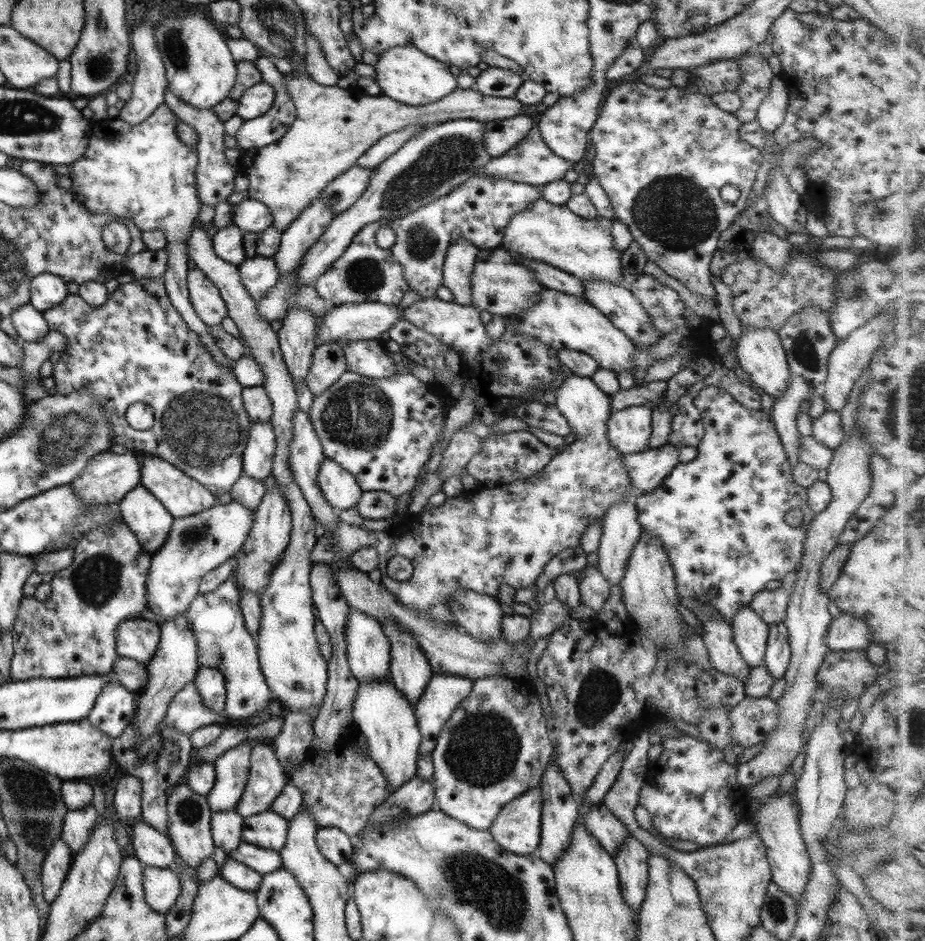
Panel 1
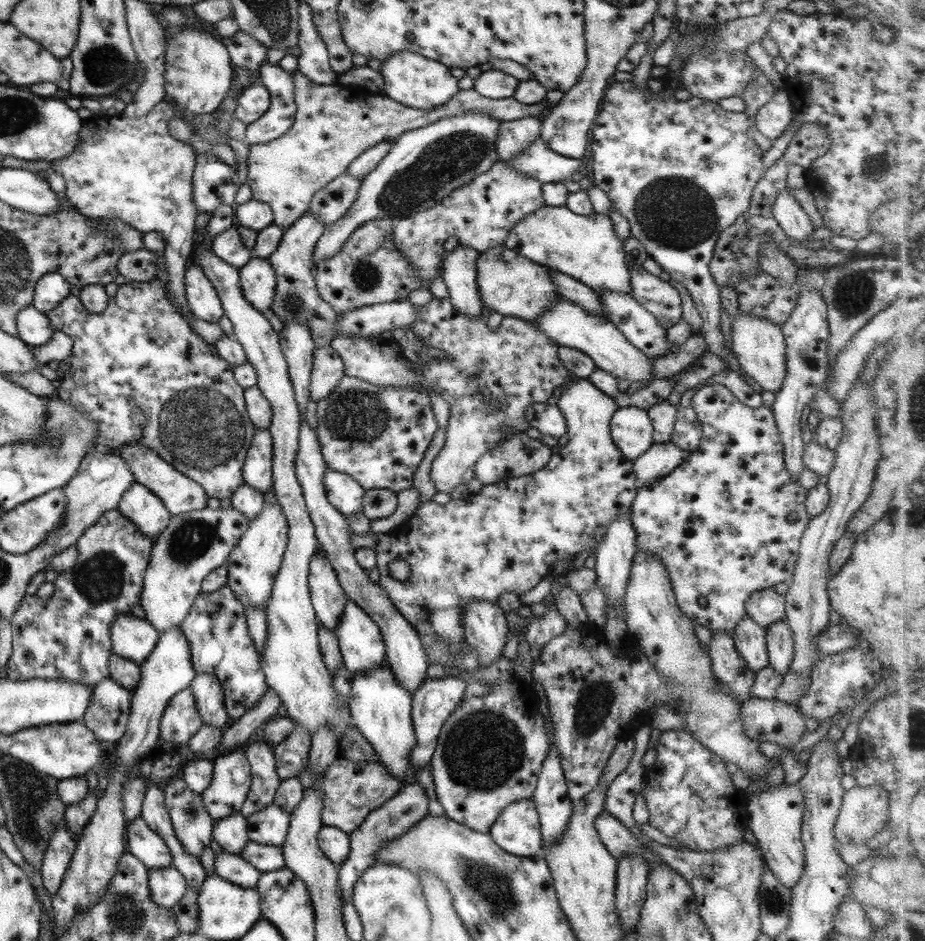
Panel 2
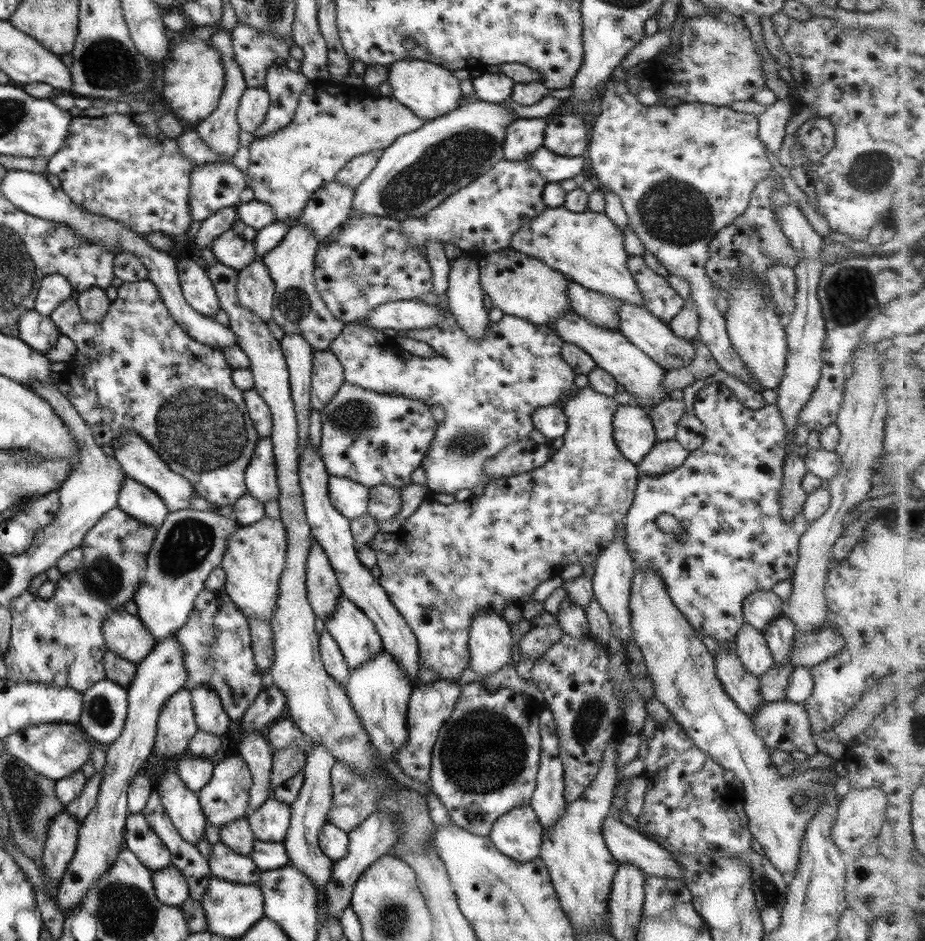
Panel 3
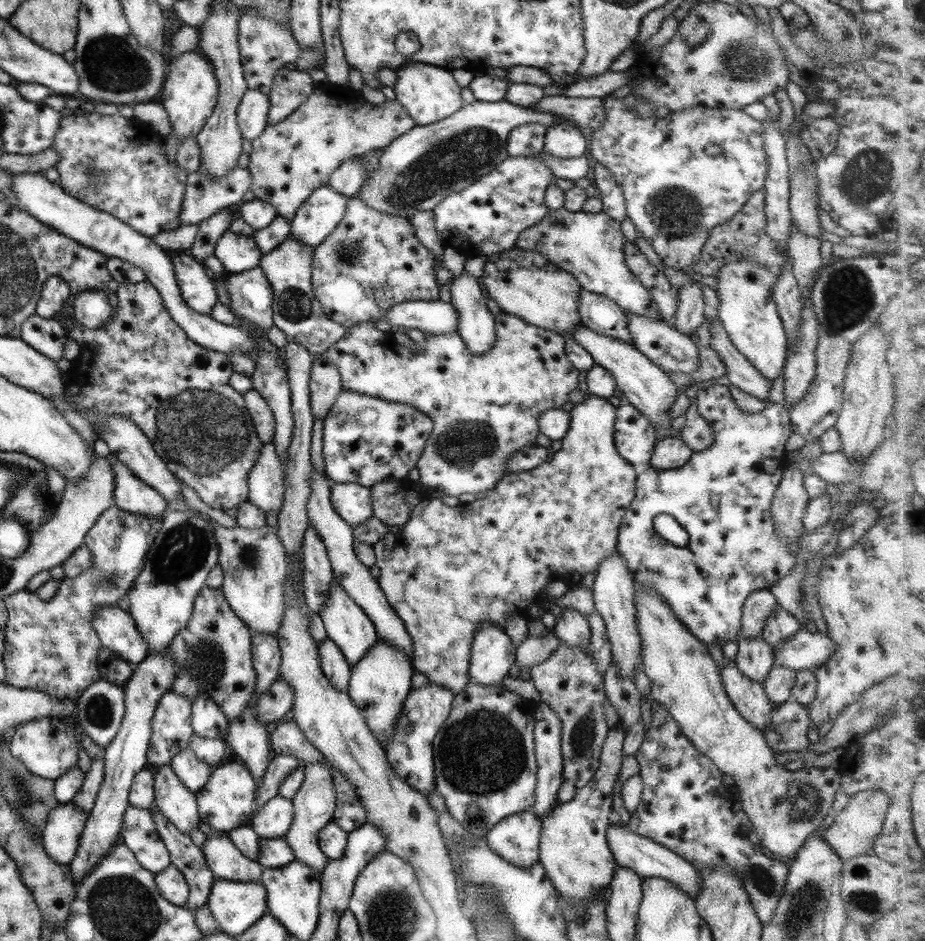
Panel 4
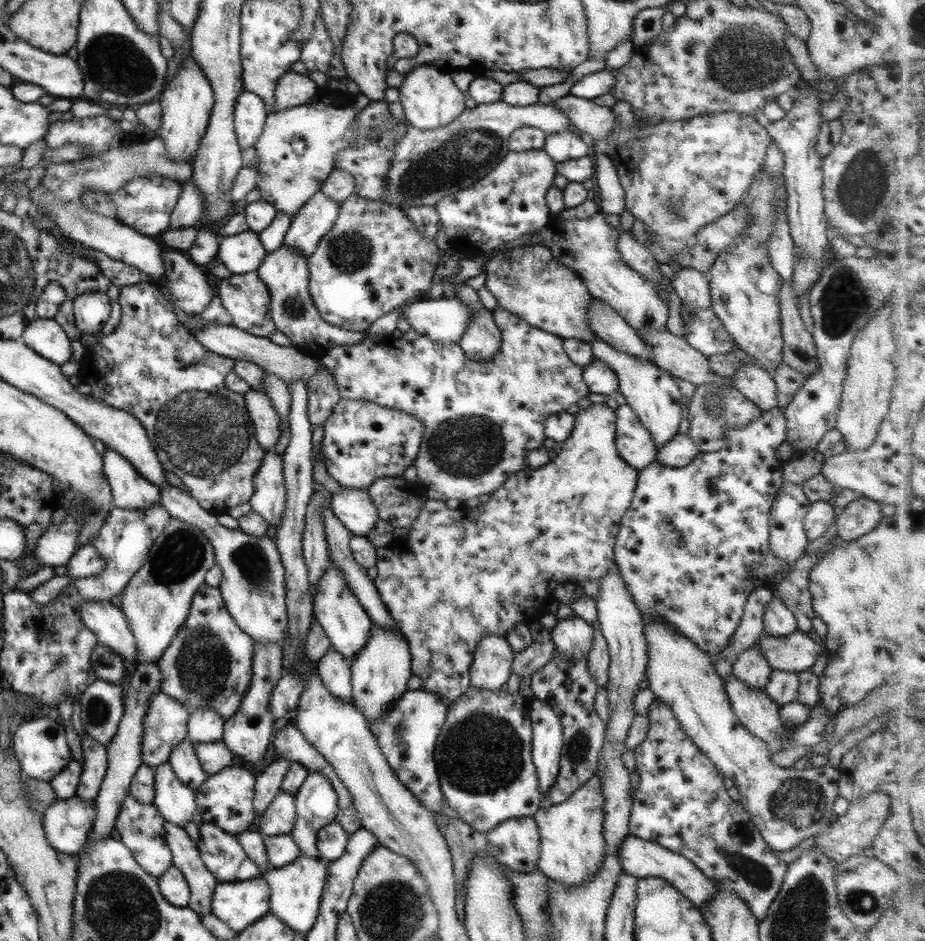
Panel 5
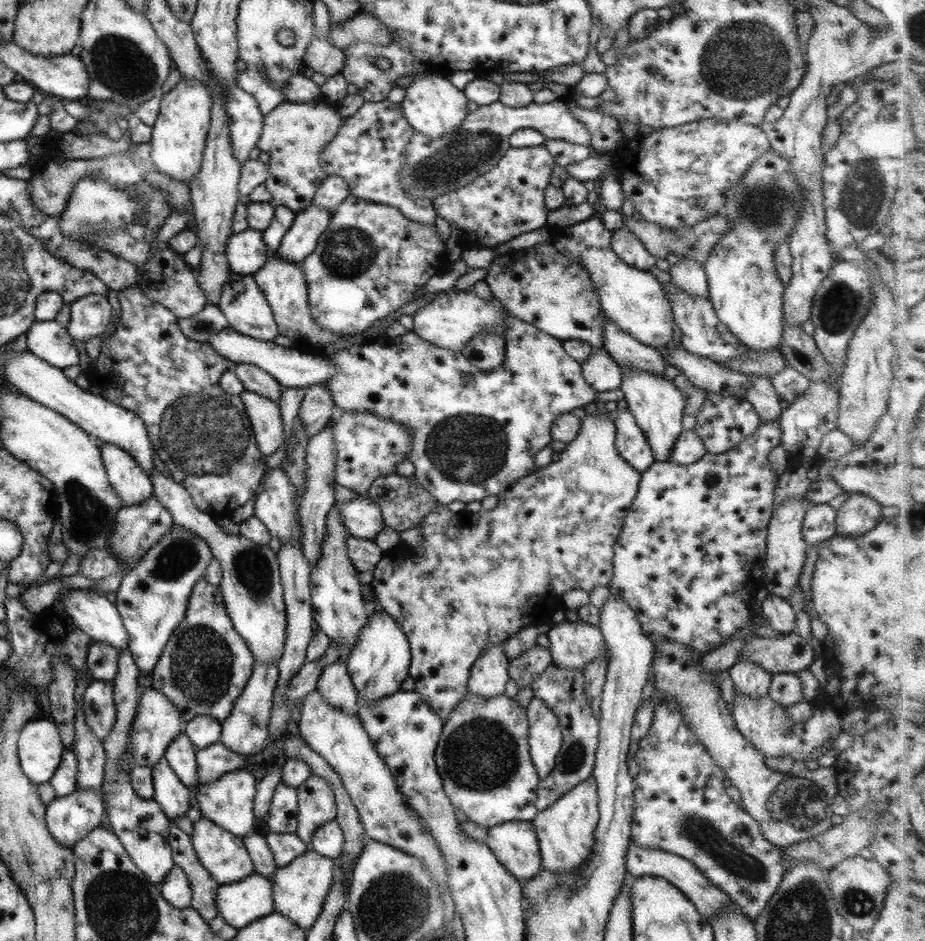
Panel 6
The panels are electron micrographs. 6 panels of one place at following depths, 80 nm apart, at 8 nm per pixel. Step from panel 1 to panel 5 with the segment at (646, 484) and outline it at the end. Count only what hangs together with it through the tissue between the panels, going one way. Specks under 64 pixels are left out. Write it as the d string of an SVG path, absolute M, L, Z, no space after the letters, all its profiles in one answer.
M679 432L656 451L655 461L668 467L679 468L689 464L699 453L691 438L684 432Z

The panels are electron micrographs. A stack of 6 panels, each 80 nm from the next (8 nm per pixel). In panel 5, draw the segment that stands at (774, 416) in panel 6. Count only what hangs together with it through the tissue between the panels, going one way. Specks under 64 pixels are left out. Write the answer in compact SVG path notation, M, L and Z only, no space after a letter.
M743 365L733 376L732 386L750 400L761 414L777 407L772 375L757 365Z

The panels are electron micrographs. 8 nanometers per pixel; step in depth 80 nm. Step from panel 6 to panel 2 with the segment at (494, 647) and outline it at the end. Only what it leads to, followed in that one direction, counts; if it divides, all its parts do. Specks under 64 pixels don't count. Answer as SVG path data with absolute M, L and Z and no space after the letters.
M472 600L463 605L464 641L474 650L481 668L501 658L508 627L504 612L496 603Z

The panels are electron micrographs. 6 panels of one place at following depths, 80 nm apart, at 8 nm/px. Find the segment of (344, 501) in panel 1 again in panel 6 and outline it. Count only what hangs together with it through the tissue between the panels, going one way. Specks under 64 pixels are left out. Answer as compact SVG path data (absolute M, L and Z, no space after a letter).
M359 495L353 501L335 502L340 510L342 523L349 535L355 538L371 540L383 528L380 508L365 495Z

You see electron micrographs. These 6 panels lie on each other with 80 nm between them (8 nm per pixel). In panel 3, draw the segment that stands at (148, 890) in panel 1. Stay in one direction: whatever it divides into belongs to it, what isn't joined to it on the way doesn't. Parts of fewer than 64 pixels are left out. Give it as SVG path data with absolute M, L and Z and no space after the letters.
M171 864L161 870L153 871L151 882L155 898L161 904L177 907L183 905L189 898L188 886L184 877Z

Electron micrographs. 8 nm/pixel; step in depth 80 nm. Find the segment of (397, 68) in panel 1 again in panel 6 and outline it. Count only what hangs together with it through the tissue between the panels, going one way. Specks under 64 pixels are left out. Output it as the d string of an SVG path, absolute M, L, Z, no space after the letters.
M421 73L420 78L413 76L413 81L404 89L406 94L399 103L402 115L414 132L433 140L449 134L459 128L461 121L468 115L467 99L463 91L453 87L449 81L435 73Z

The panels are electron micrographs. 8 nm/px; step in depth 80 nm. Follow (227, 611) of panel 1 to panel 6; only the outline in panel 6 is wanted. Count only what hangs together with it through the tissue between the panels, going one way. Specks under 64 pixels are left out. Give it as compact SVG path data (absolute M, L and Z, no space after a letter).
M203 574L188 596L183 620L171 632L153 667L151 689L162 691L180 712L183 723L197 716L211 716L221 722L251 676L253 663L247 645L233 630L220 588L209 584Z

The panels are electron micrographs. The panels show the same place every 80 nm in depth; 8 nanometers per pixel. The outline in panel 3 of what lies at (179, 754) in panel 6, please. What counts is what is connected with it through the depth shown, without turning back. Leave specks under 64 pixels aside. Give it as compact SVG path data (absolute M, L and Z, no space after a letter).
M185 752L172 761L171 768L181 779L183 785L193 793L197 793L211 779L214 761L196 759Z

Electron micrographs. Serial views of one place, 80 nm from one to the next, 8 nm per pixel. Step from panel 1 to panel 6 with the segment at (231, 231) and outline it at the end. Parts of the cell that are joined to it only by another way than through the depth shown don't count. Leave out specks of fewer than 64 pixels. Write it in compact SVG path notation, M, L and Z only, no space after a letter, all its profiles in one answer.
M245 229L232 233L226 240L225 256L230 272L241 277L253 275L265 264L268 248L260 236L260 231Z

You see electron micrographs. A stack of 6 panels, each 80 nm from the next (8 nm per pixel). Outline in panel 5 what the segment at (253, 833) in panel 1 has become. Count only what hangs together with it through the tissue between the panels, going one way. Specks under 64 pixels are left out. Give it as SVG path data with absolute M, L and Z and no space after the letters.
M280 791L269 806L259 814L258 833L264 837L291 833L295 825L294 796Z

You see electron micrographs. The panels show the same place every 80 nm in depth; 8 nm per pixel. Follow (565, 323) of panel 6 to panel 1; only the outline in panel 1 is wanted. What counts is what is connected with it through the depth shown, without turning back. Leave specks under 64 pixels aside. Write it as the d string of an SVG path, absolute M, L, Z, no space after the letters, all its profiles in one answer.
M504 248L480 249L477 253L469 292L471 306L478 311L486 311L492 316L517 317L525 309L531 309L537 303L537 295L543 291L539 281L533 280L533 273L515 255Z

